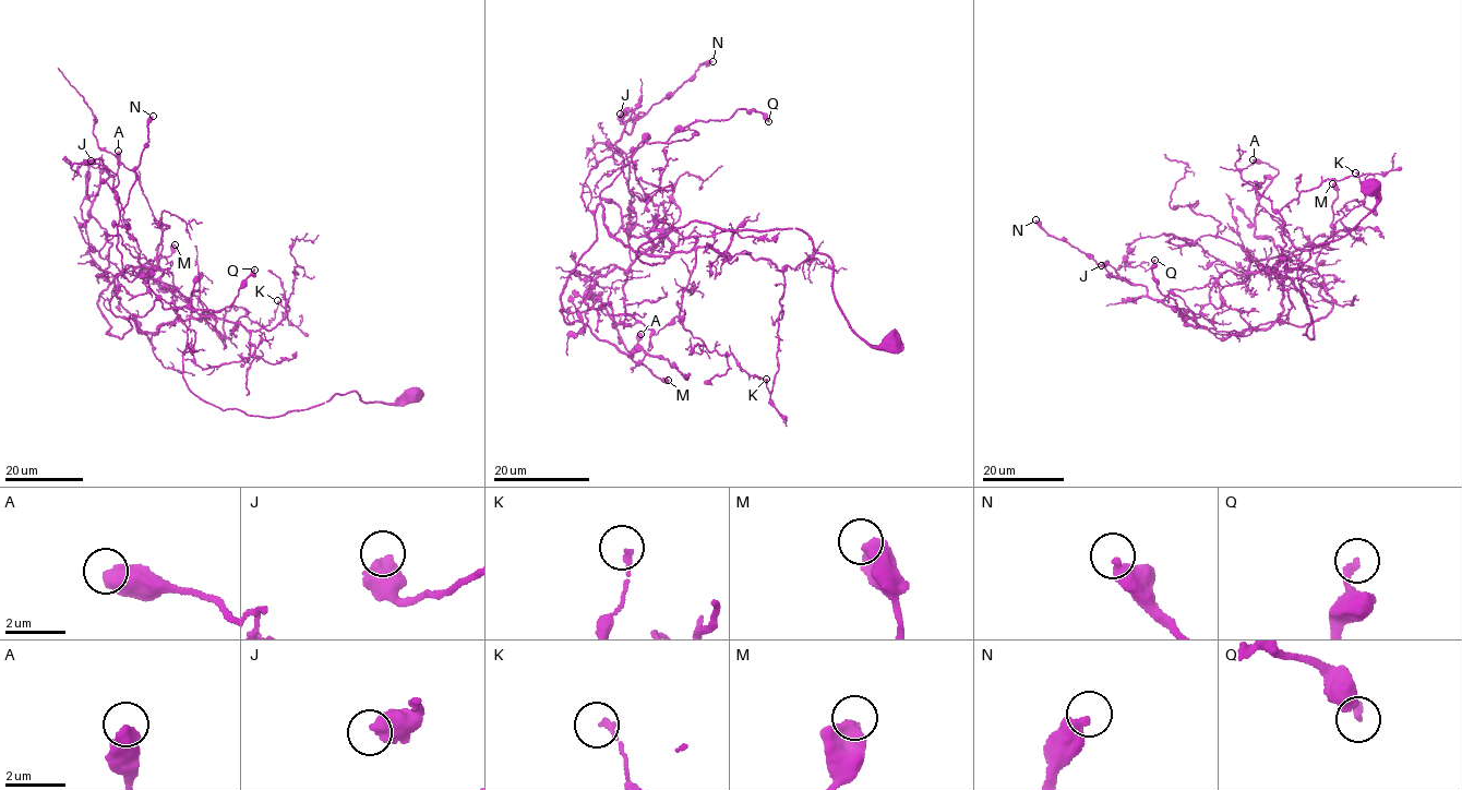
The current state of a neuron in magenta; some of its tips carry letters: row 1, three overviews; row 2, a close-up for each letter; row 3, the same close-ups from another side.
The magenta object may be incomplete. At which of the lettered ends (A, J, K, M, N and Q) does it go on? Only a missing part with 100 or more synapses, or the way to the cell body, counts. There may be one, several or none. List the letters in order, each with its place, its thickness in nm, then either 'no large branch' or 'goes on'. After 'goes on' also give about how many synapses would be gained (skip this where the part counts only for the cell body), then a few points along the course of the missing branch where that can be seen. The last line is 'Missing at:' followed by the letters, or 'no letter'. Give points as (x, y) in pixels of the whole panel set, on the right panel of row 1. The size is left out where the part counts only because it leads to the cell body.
A: (1253, 159) | 500 nm | no large branch
J: (1101, 265) | 650 nm | no large branch
K: (1355, 172) | 170 nm | no large branch
M: (1332, 183) | 650 nm | no large branch
N: (1035, 219) | 500 nm | no large branch
Q: (1154, 260) | 200 nm | no large branch
Missing at: no letter

